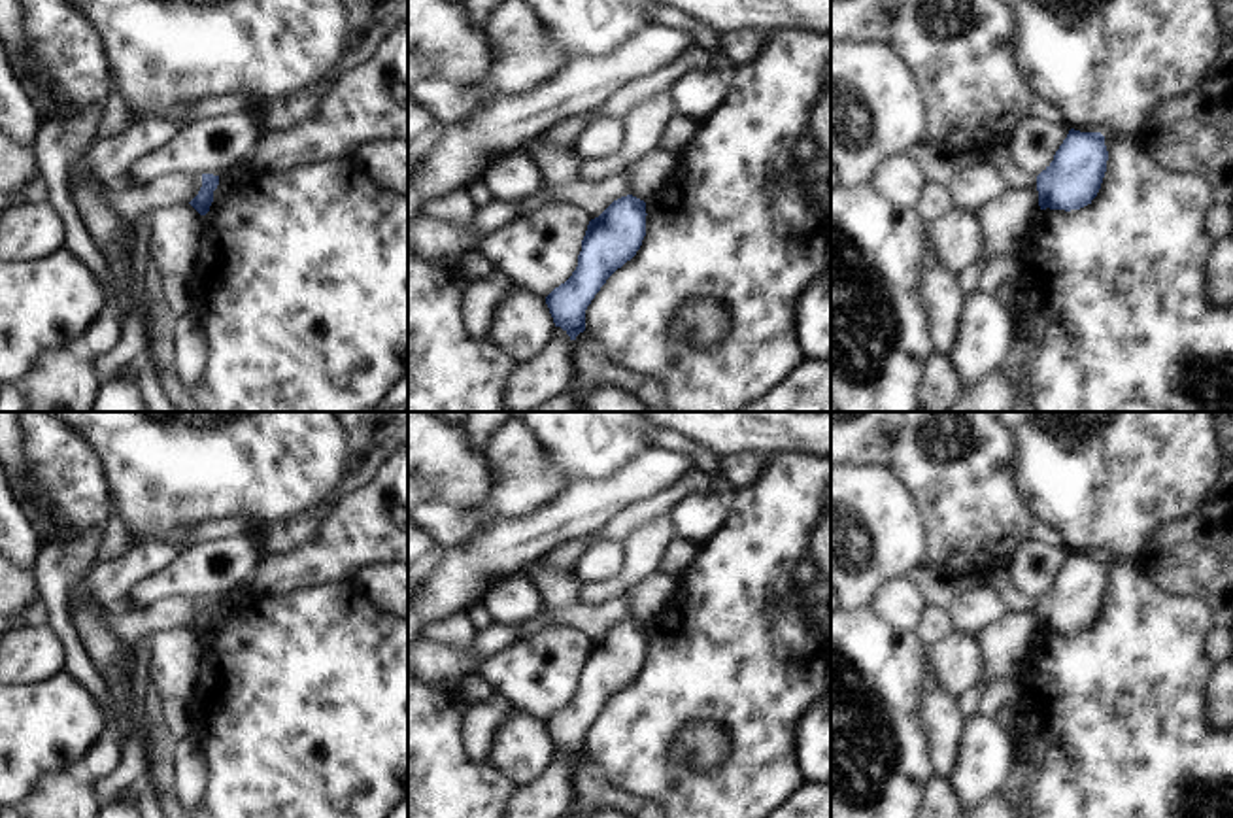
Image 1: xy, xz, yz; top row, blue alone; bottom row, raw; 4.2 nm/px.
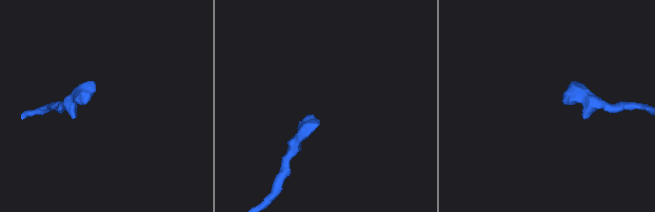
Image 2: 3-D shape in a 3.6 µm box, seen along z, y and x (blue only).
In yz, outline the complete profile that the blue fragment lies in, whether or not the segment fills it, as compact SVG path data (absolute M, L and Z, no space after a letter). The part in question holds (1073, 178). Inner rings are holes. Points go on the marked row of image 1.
M1071 128L1054 161L1037 176L1040 210L1080 210L1097 196L1108 151L1101 132Z

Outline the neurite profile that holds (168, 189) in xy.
M160 174L145 185L121 187L113 185L102 193L110 212L121 221L134 223L140 215L159 208L189 204L202 187L202 174Z

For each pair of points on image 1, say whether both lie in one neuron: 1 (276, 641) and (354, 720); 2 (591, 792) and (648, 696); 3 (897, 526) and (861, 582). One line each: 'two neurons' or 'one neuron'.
1: one neuron
2: two neurons
3: one neuron

